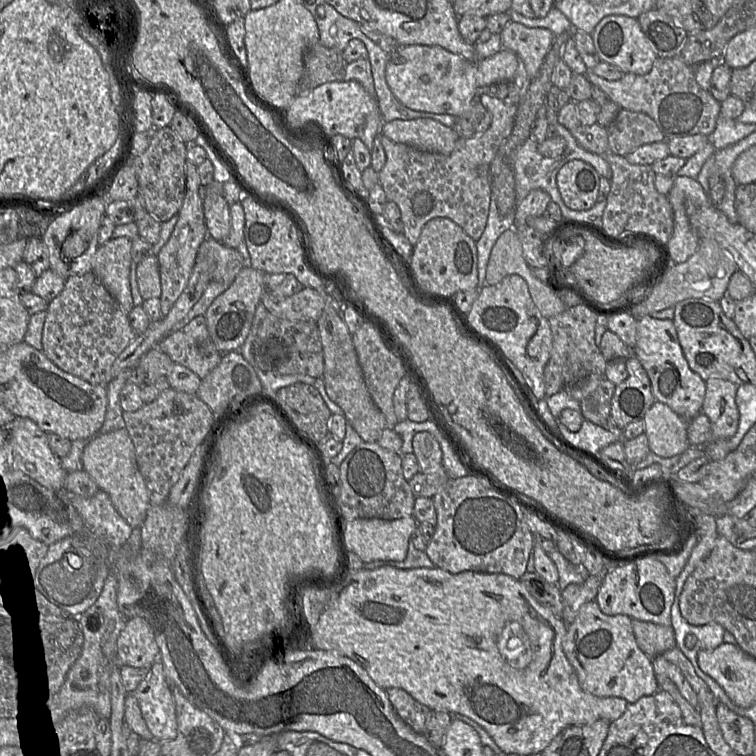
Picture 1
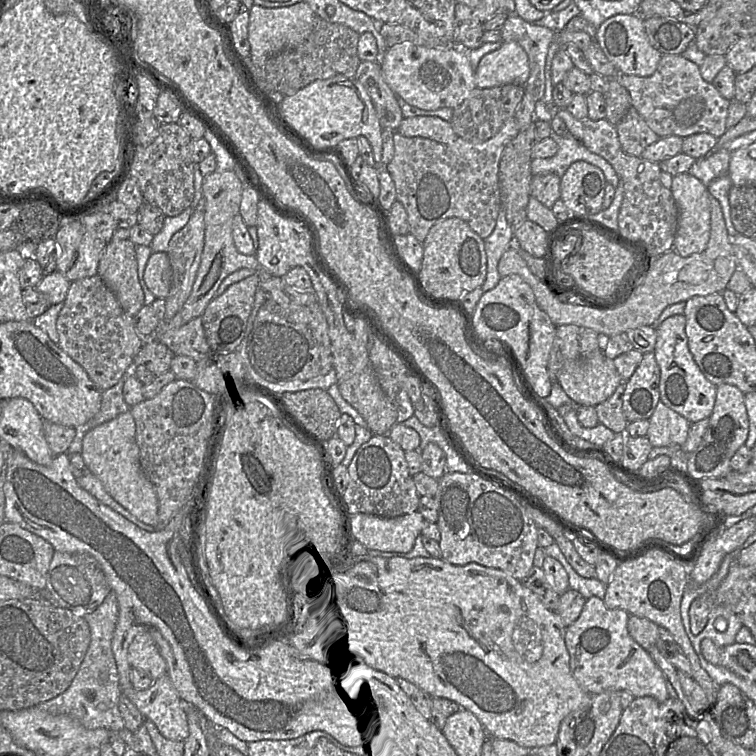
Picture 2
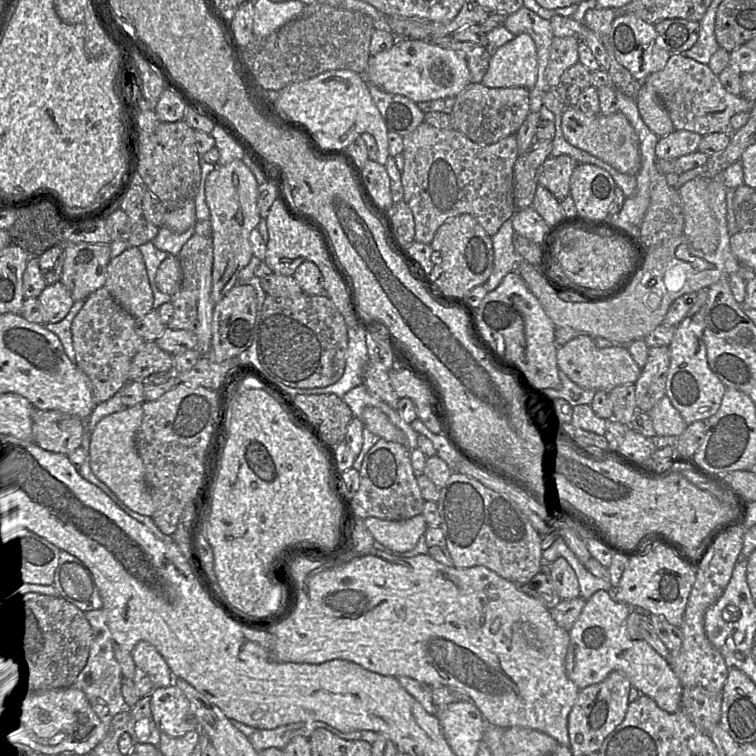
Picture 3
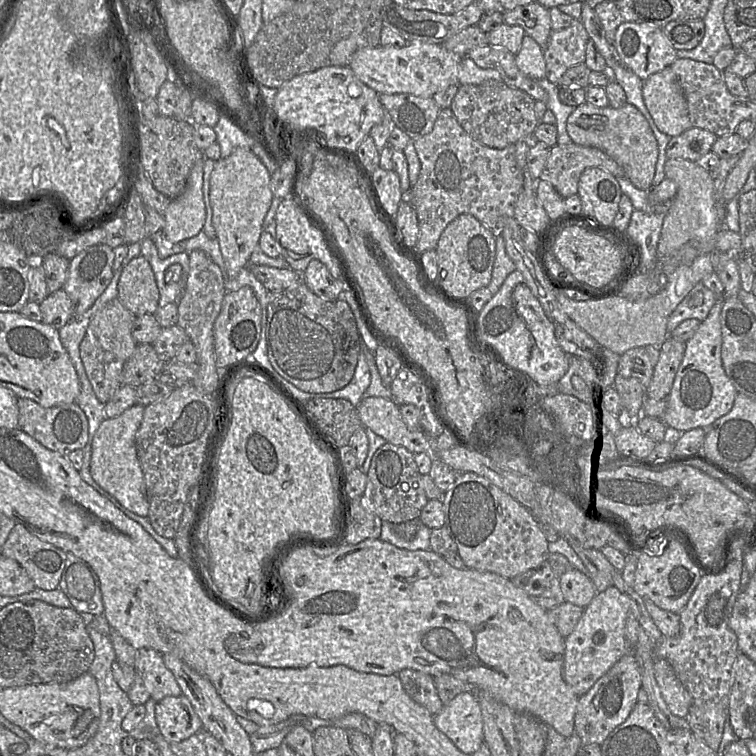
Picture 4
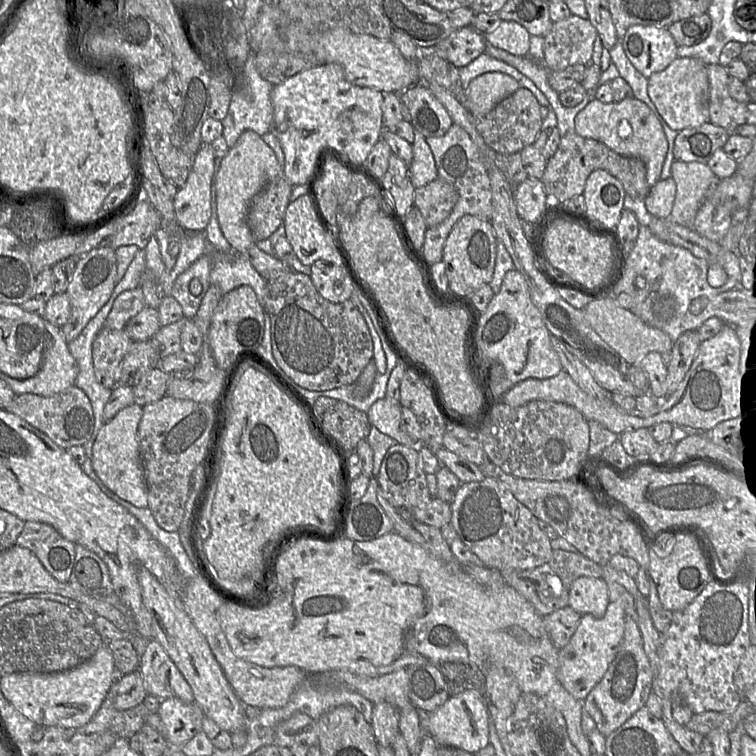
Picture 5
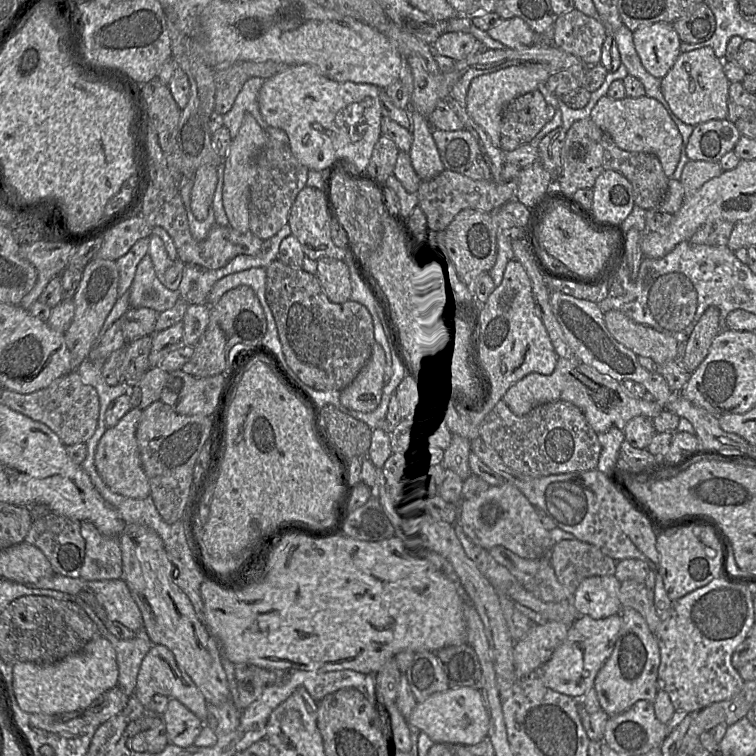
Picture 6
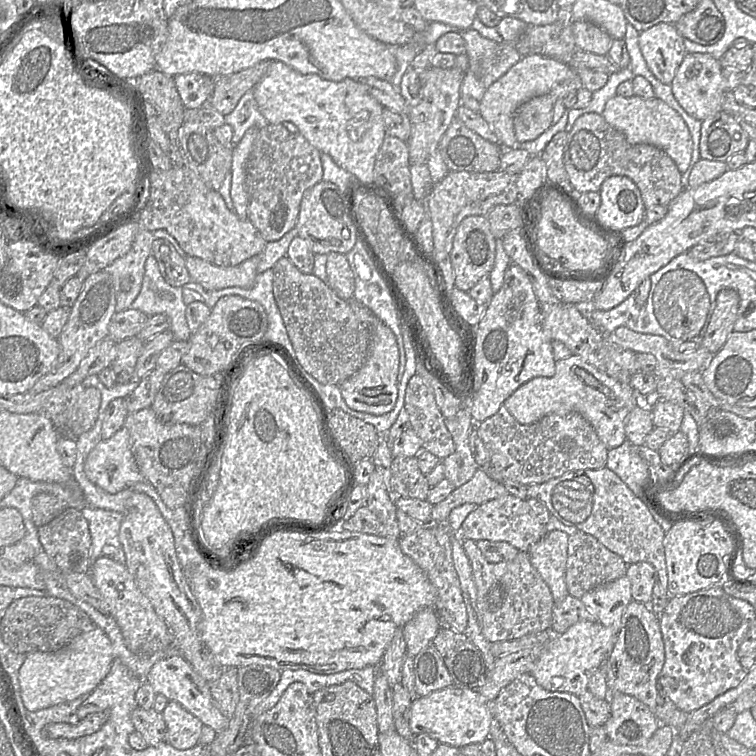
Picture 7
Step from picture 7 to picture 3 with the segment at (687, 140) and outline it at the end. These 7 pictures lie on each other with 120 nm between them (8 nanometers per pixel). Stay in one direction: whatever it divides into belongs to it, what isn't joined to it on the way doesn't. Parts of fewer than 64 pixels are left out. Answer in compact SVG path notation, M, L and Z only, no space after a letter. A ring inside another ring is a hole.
M568 106L562 114L561 128L565 140L571 145L600 158L623 174L636 176L639 172L640 141L634 127L622 112L589 115L576 106Z

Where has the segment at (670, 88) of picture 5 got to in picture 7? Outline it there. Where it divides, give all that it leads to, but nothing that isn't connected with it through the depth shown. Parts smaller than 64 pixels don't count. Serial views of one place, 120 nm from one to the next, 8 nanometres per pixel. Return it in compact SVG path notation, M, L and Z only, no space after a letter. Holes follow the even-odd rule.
M687 53L671 83L672 92L681 107L700 121L722 111L726 93L722 76L723 68L716 58L707 53Z

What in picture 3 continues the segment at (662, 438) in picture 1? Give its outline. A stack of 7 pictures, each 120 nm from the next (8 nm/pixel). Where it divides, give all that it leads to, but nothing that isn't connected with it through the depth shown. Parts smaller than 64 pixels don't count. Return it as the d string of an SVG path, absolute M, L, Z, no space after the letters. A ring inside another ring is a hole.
M666 396L646 413L652 420L656 436L679 437L687 428L687 423Z

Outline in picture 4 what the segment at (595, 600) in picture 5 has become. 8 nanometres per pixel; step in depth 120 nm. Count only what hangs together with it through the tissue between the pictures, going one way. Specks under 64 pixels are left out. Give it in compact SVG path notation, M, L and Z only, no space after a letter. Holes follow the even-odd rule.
M570 569L559 577L565 602L585 608L598 593L591 578L584 573Z

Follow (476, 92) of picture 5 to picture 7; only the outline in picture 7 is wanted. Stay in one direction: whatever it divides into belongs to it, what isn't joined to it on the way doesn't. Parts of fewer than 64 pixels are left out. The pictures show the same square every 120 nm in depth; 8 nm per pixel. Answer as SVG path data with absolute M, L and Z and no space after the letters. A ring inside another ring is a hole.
M542 55L524 56L486 90L479 101L479 113L490 125L504 149L518 147L514 131L514 116L518 108L530 99L546 95L558 83L573 77L576 71L568 64Z

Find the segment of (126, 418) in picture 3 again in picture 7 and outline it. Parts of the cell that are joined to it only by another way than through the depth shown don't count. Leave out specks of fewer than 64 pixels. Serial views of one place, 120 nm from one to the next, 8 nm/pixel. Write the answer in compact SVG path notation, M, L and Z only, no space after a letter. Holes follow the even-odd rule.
M122 427L111 438L101 440L87 455L84 472L90 482L109 494L117 494L135 484L147 481L138 469L130 446L129 432Z

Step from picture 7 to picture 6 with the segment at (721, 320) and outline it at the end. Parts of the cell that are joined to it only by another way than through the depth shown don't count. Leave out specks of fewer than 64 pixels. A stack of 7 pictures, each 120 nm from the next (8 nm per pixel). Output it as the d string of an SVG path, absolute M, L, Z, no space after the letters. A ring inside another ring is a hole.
M710 306L694 327L686 341L681 363L689 372L694 372L707 356L714 338L721 332L720 311Z

